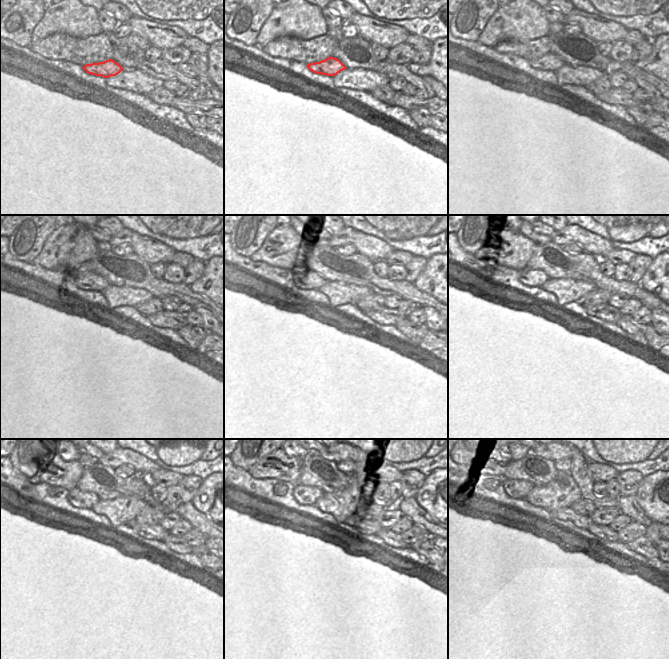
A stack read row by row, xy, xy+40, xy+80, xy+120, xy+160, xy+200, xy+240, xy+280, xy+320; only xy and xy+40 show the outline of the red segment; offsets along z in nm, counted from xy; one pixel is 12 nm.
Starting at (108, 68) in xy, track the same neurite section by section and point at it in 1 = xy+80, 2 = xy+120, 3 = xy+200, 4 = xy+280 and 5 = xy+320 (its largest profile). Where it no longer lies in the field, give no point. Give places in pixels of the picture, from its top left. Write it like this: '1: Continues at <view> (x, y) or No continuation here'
1: Continues at xy+80 (549, 62)
2: Continues at xy+120 (88, 280)
3: Continues at xy+200 (534, 278)
4: Continues at xy+280 (302, 494)
5: Continues at xy+320 (518, 488)

